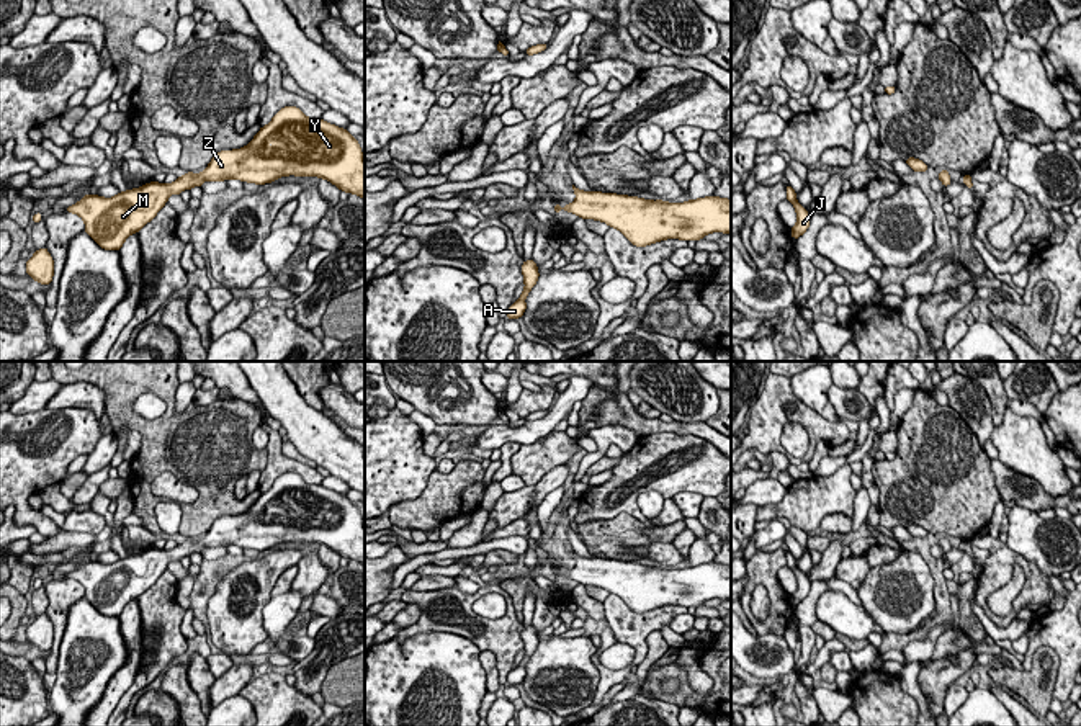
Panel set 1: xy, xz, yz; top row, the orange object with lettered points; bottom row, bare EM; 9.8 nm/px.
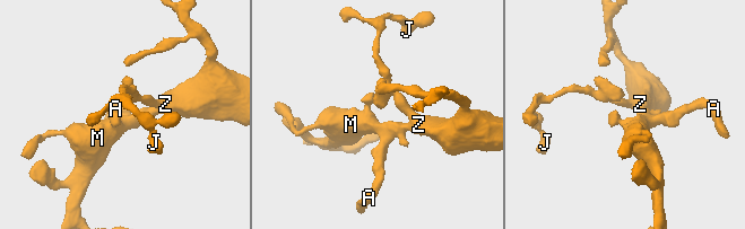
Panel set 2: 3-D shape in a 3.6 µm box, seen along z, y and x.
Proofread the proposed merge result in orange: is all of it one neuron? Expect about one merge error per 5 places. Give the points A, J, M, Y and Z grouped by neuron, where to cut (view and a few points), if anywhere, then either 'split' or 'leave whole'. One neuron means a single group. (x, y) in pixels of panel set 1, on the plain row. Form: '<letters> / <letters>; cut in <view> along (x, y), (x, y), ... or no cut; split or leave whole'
A J M Y Z; no cut; leave whole

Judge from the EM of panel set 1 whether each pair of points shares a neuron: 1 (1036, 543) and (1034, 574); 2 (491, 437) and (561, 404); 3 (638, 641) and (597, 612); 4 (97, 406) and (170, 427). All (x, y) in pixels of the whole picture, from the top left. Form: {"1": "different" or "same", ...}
{"1": "different", "2": "same", "3": "different", "4": "different"}

